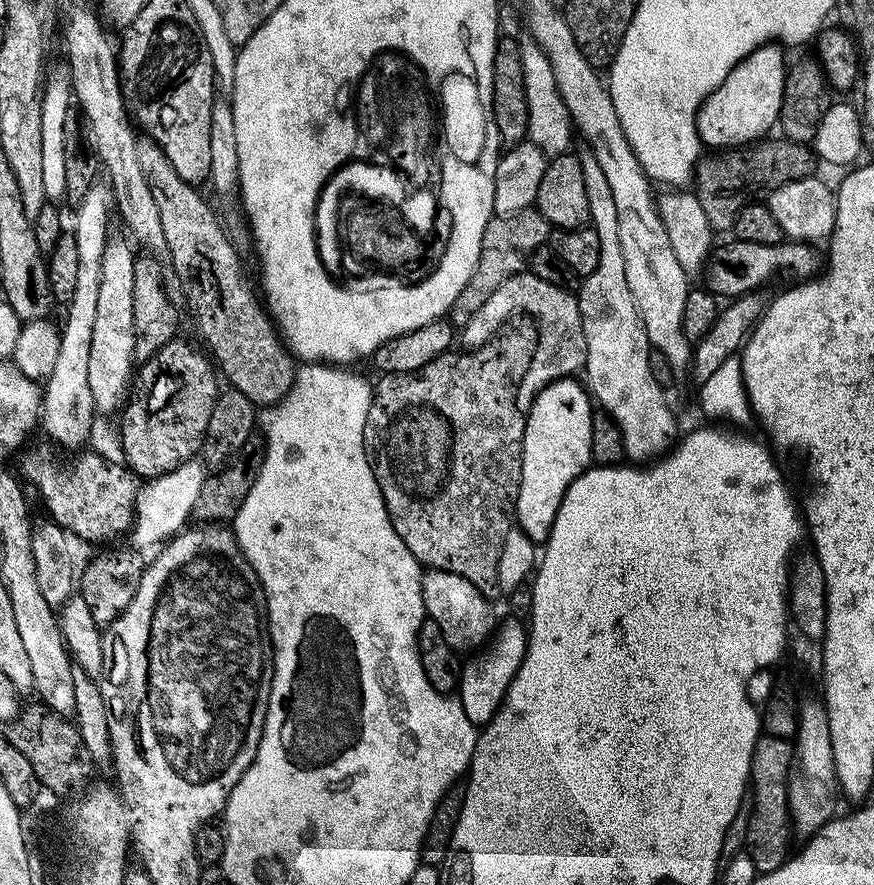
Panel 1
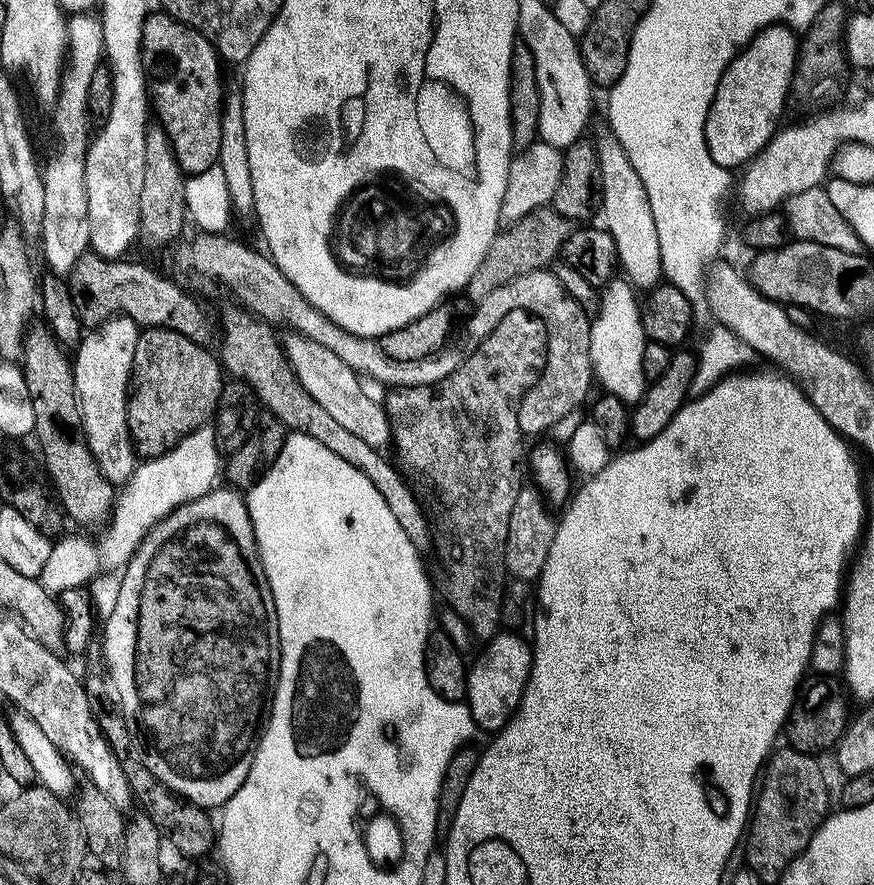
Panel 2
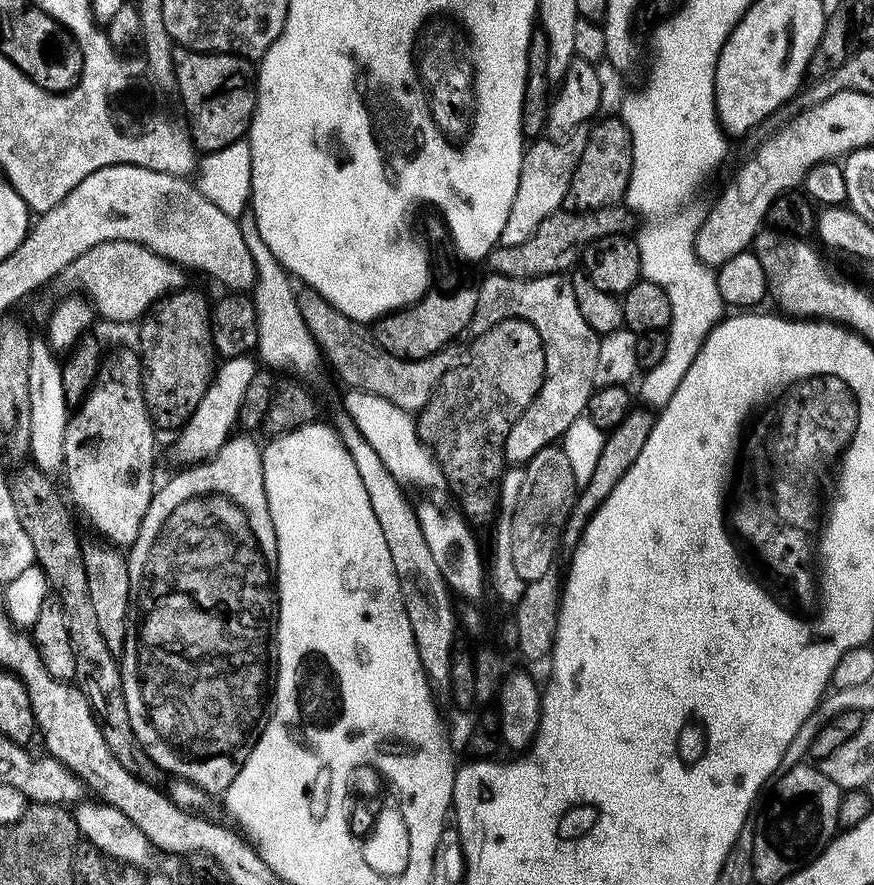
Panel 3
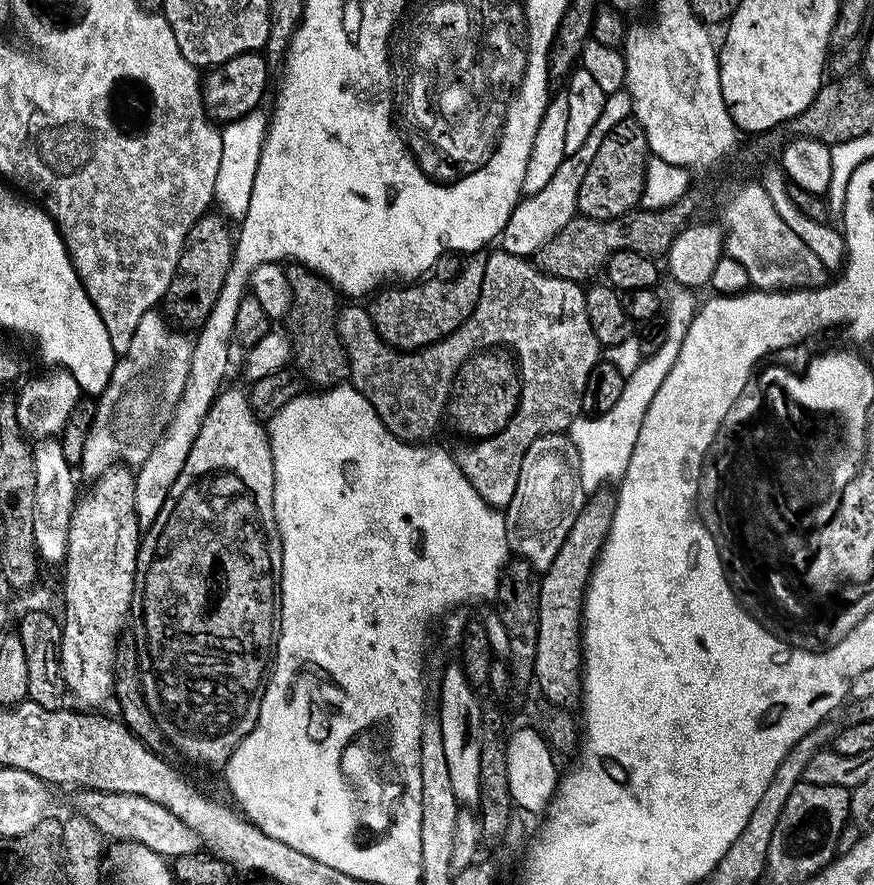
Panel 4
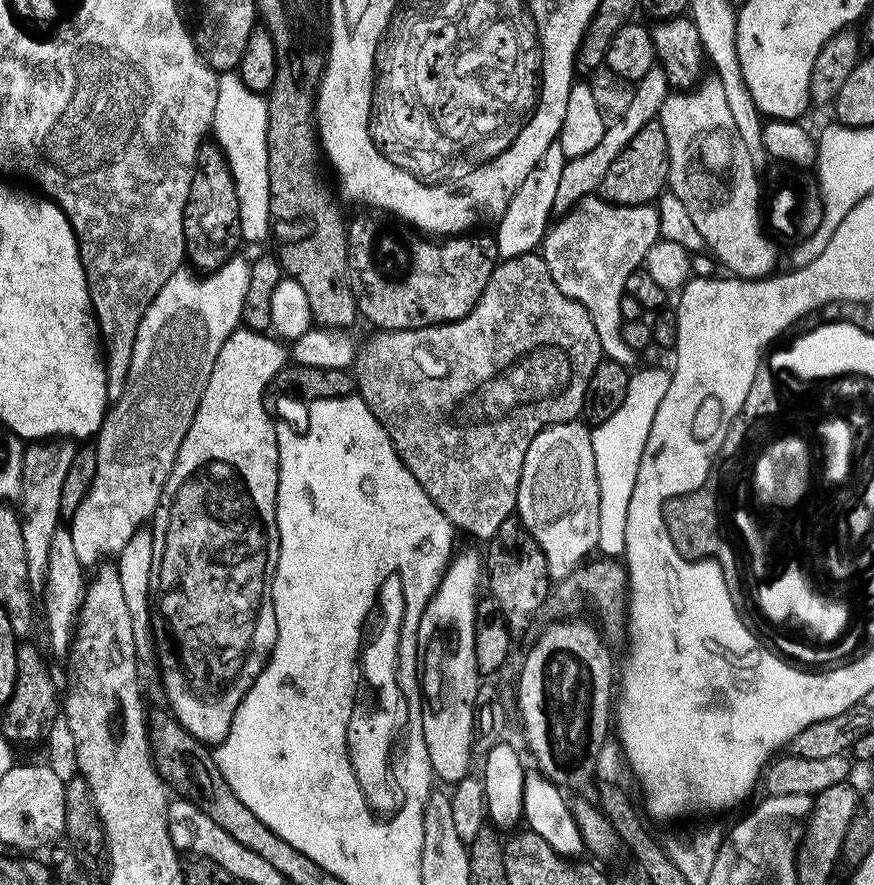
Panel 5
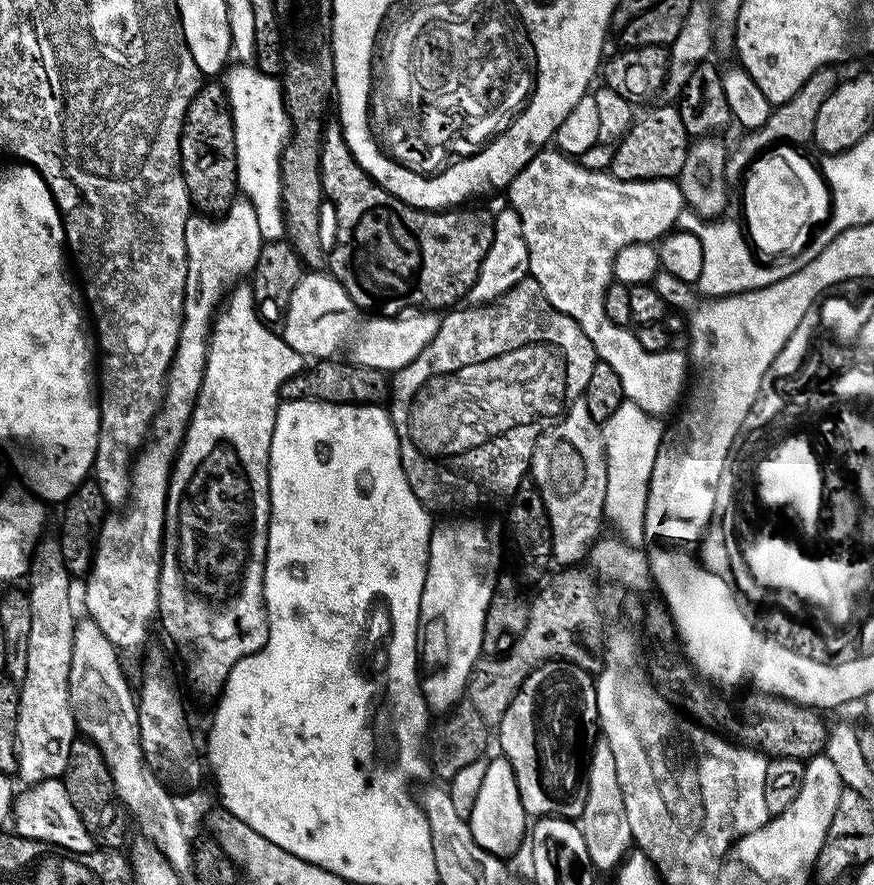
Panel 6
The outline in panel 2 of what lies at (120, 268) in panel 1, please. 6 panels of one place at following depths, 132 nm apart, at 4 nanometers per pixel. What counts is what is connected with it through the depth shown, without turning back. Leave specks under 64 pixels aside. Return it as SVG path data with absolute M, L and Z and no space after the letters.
M111 316L97 328L91 329L80 340L72 360L72 373L76 383L76 392L80 396L80 413L84 419L84 434L88 442L88 449L100 466L105 478L113 485L120 486L129 481L133 469L138 464L138 457L132 447L132 438L128 435L128 397L130 395L130 381L134 364L134 350L138 346L138 338L142 329L129 316Z

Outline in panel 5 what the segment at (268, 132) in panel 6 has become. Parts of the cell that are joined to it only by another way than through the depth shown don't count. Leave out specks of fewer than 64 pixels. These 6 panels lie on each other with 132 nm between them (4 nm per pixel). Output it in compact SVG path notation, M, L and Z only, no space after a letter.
M237 71L219 73L217 105L212 123L213 135L223 149L236 180L239 200L239 224L243 241L268 240L269 226L269 158L268 104L263 95L252 92Z

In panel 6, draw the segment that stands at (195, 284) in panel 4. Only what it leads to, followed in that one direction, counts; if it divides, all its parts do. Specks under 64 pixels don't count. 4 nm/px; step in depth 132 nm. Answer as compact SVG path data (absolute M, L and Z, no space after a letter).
M201 83L190 102L180 131L180 169L188 199L201 213L222 214L237 199L234 122L223 83Z

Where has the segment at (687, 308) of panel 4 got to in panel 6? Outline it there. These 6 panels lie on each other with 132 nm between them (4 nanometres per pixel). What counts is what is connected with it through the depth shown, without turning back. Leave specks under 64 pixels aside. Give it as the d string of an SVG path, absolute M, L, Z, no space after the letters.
M626 402L618 406L618 410L614 410L602 426L604 453L608 459L604 514L607 523L612 523L611 531L632 548L640 548L644 544L650 474L654 470L654 458L658 458L660 439L666 431L665 425L660 423L657 417L651 416L637 404Z

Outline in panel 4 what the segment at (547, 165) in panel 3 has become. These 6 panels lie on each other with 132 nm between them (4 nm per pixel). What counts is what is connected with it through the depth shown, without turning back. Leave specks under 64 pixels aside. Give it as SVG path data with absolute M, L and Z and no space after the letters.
M627 91L609 92L605 95L602 114L598 122L594 122L590 134L586 137L586 142L582 142L578 150L569 152L564 157L562 166L554 170L554 178L550 178L550 182L546 182L542 190L538 190L533 196L524 196L510 214L503 232L498 237L499 247L503 251L525 258L535 257L536 251L546 246L546 242L550 242L554 234L558 234L572 221L578 212L576 207L578 190L582 184L582 178L586 175L587 167L594 159L594 154L597 153L602 140L614 130L614 126L618 126L618 122L631 116L632 99L628 97Z

